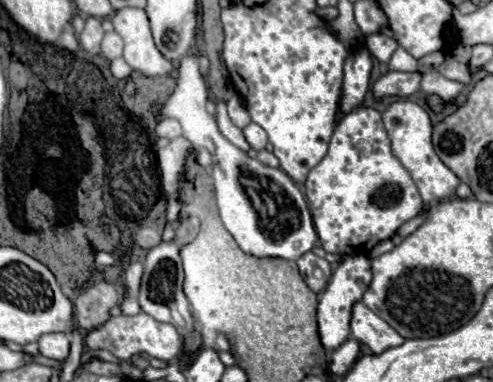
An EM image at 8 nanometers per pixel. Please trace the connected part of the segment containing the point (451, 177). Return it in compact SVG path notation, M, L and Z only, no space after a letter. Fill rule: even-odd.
M408 99L394 101L382 113L382 121L388 131L388 139L392 143L392 153L400 159L400 163L406 167L406 171L414 179L414 183L424 199L424 209L428 209L428 205L432 201L454 195L454 189L458 187L460 179L440 161L440 157L436 155L436 151L432 147L432 123L430 123L428 111L424 111L418 103L408 101Z

